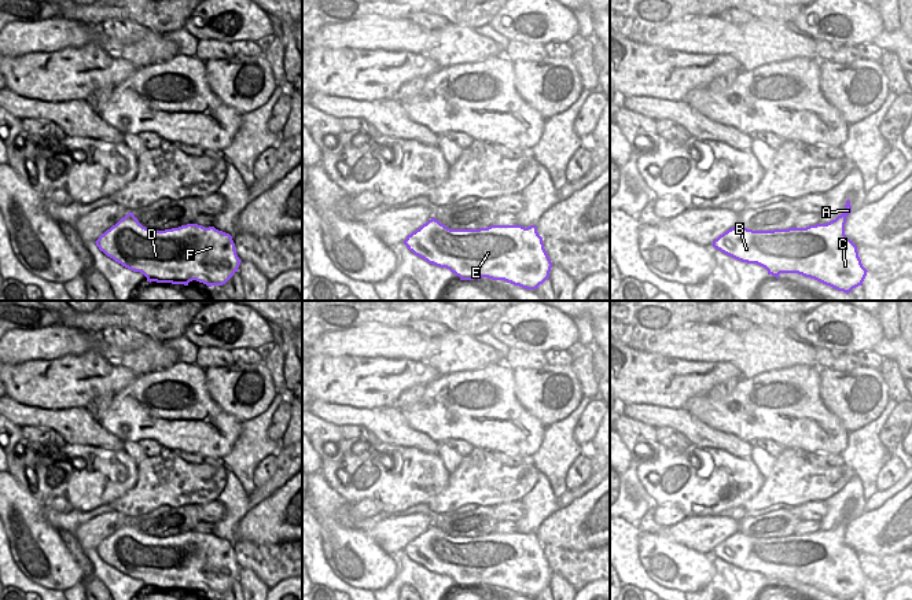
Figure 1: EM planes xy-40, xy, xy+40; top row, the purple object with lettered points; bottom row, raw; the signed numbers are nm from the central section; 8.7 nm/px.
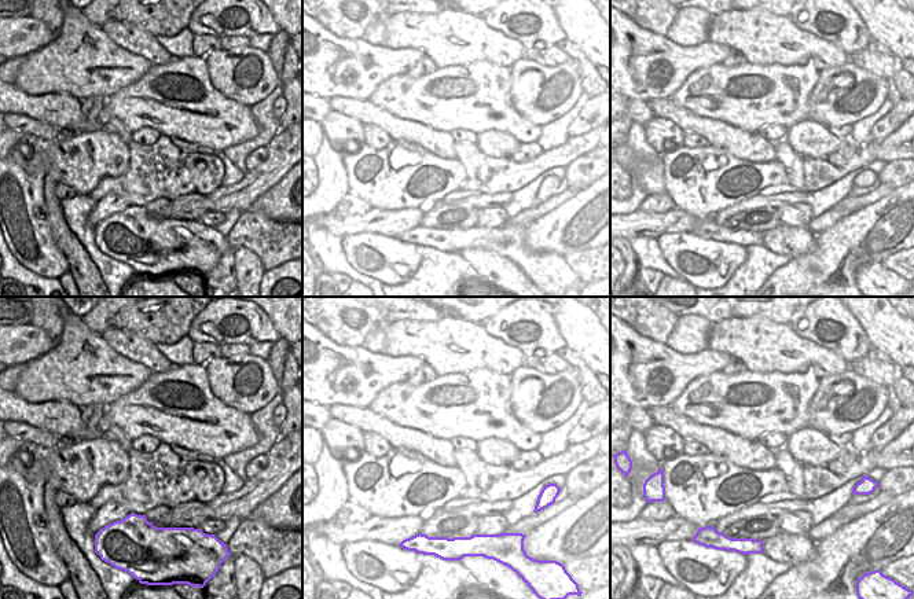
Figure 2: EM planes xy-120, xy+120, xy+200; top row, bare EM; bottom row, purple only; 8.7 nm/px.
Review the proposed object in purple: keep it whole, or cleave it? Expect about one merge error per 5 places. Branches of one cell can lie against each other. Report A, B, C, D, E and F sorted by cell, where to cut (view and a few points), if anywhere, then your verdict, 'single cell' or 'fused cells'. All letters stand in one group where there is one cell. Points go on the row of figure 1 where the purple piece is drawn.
groups A B C D E F; cut none; single cell

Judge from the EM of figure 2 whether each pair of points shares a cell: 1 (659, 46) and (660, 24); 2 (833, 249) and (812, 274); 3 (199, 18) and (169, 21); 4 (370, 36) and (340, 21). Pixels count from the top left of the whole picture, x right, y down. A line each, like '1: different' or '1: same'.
1: different
2: same
3: different
4: different

